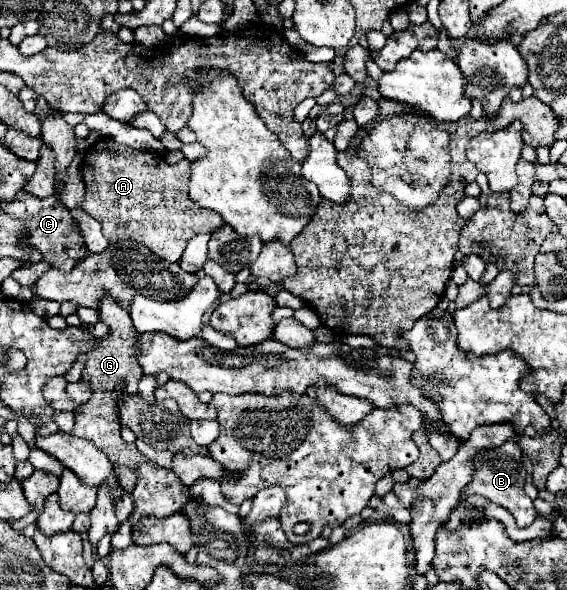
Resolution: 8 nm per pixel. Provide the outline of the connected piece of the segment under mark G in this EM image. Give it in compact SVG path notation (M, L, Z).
M104 296L100 300L98 316L100 316L100 322L108 324L110 330L104 338L94 338L94 348L86 352L88 360L86 360L86 366L84 366L84 372L82 372L82 380L88 382L90 388L94 388L94 394L84 404L84 408L76 412L76 424L74 424L72 434L78 436L78 438L92 440L102 452L106 452L110 462L116 466L120 486L130 492L130 488L134 488L134 468L146 458L138 452L138 448L134 444L128 444L128 442L122 440L116 404L122 400L122 394L136 392L138 382L142 378L142 370L138 368L138 364L134 360L134 346L132 346L136 330L132 326L128 310L124 310L110 296Z

